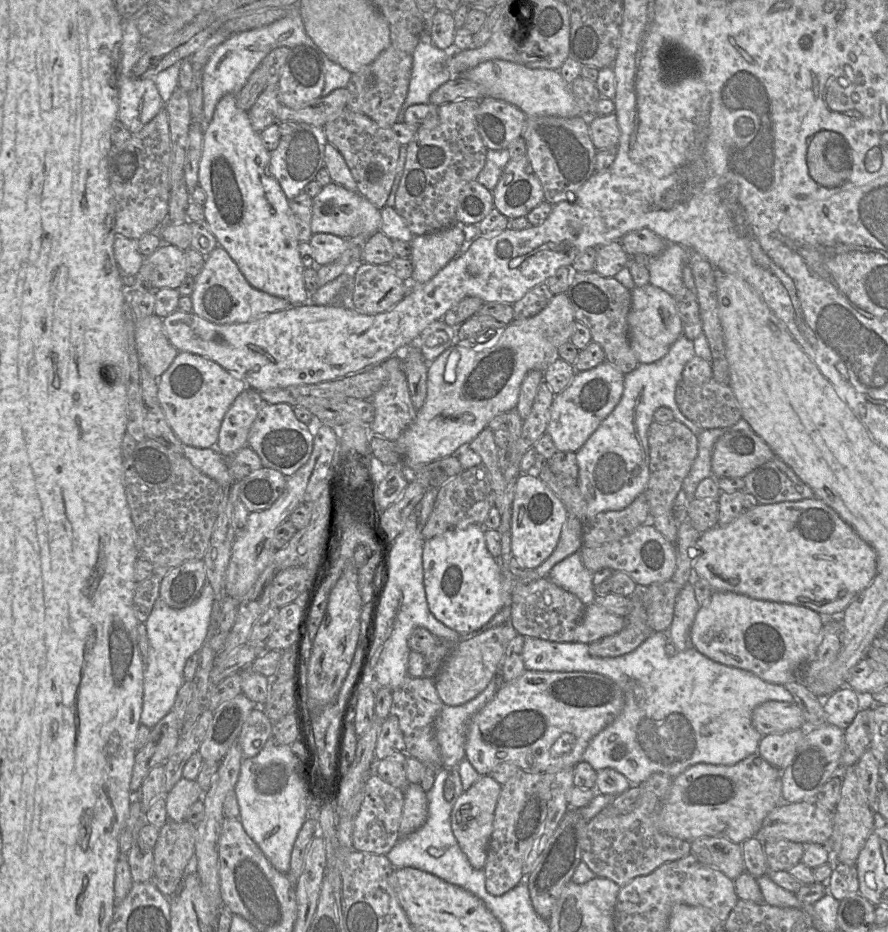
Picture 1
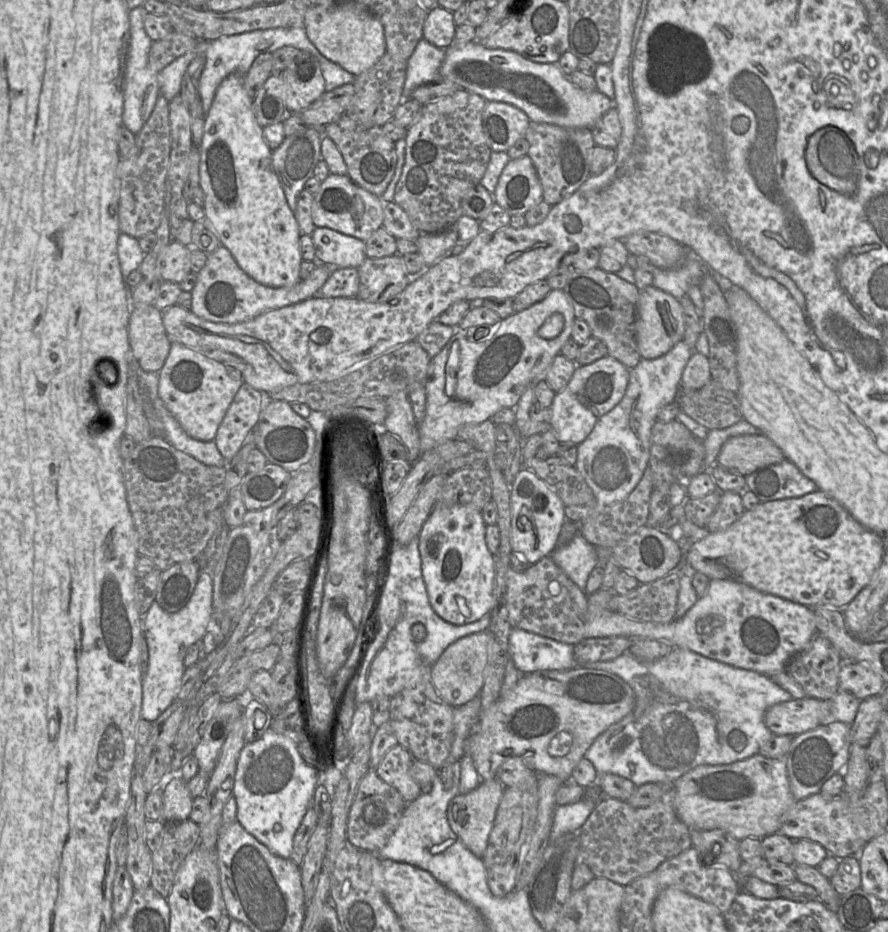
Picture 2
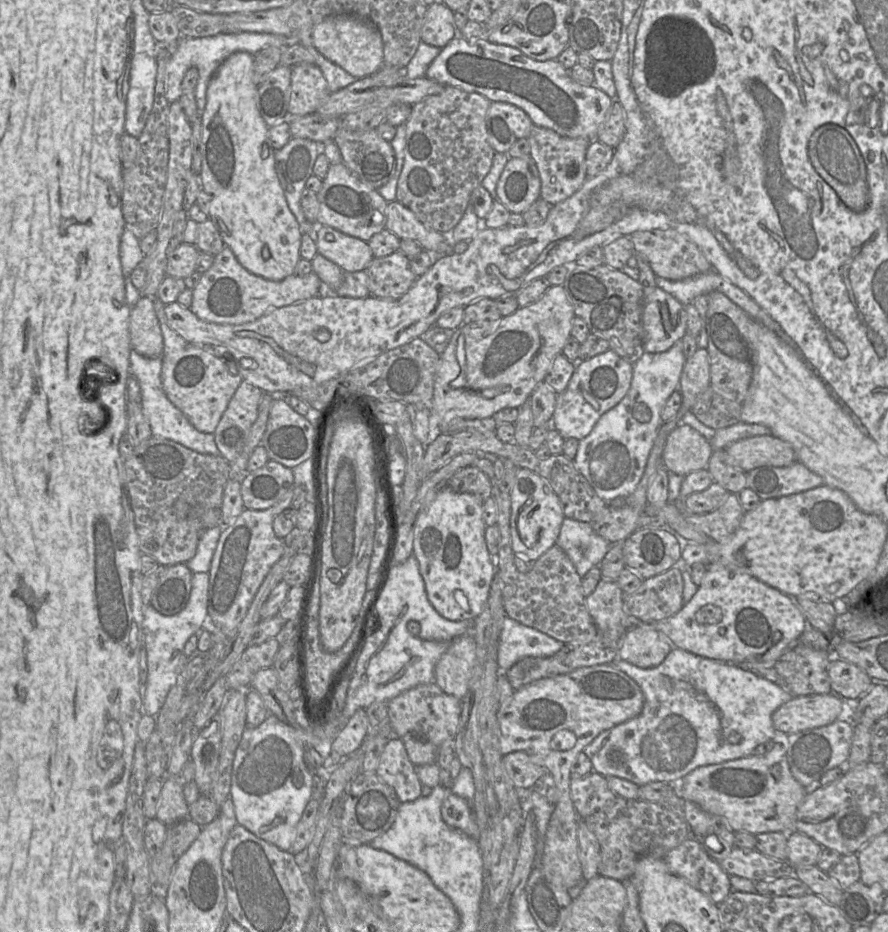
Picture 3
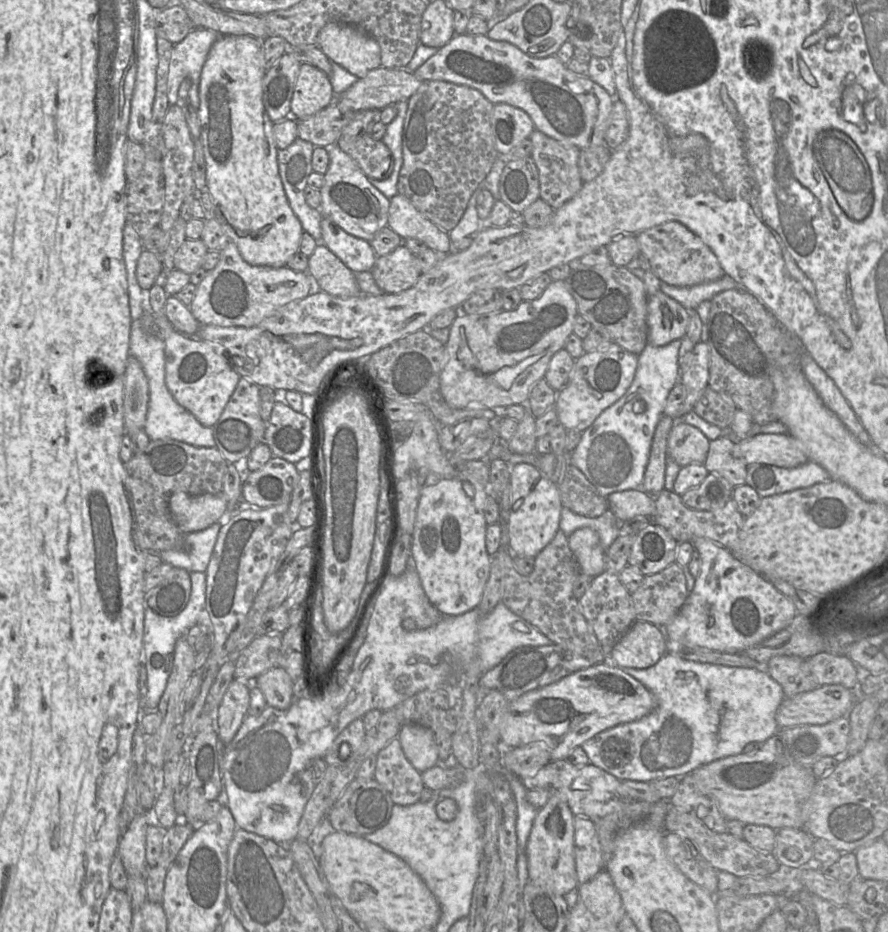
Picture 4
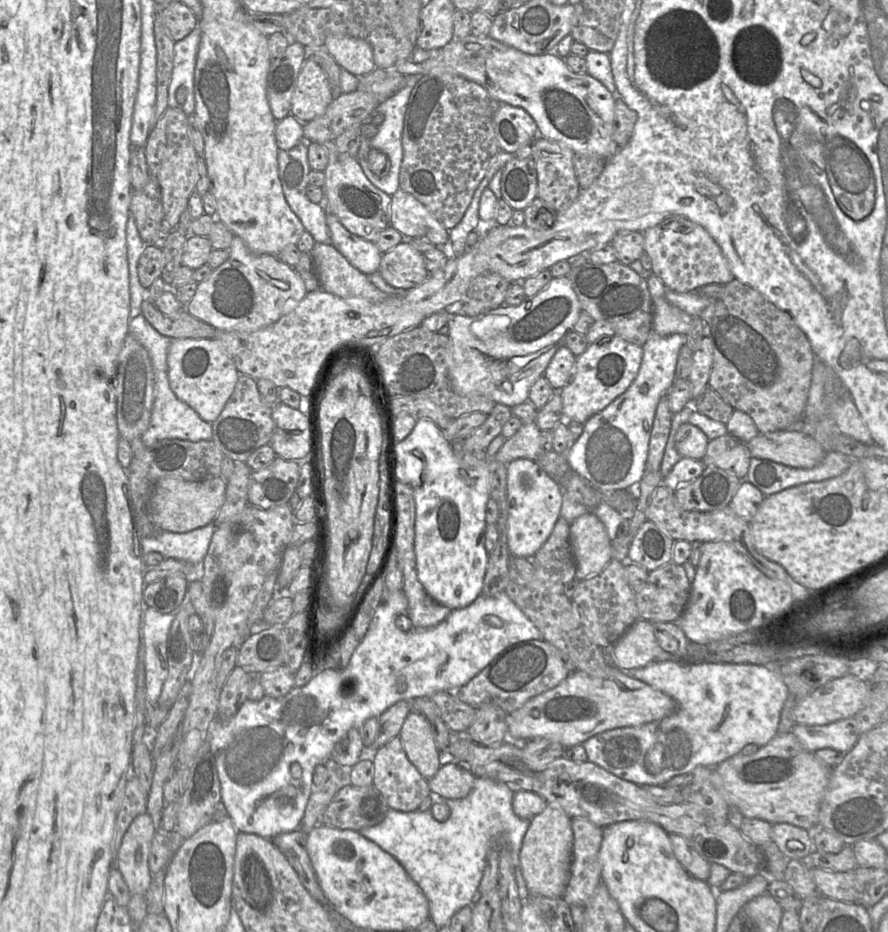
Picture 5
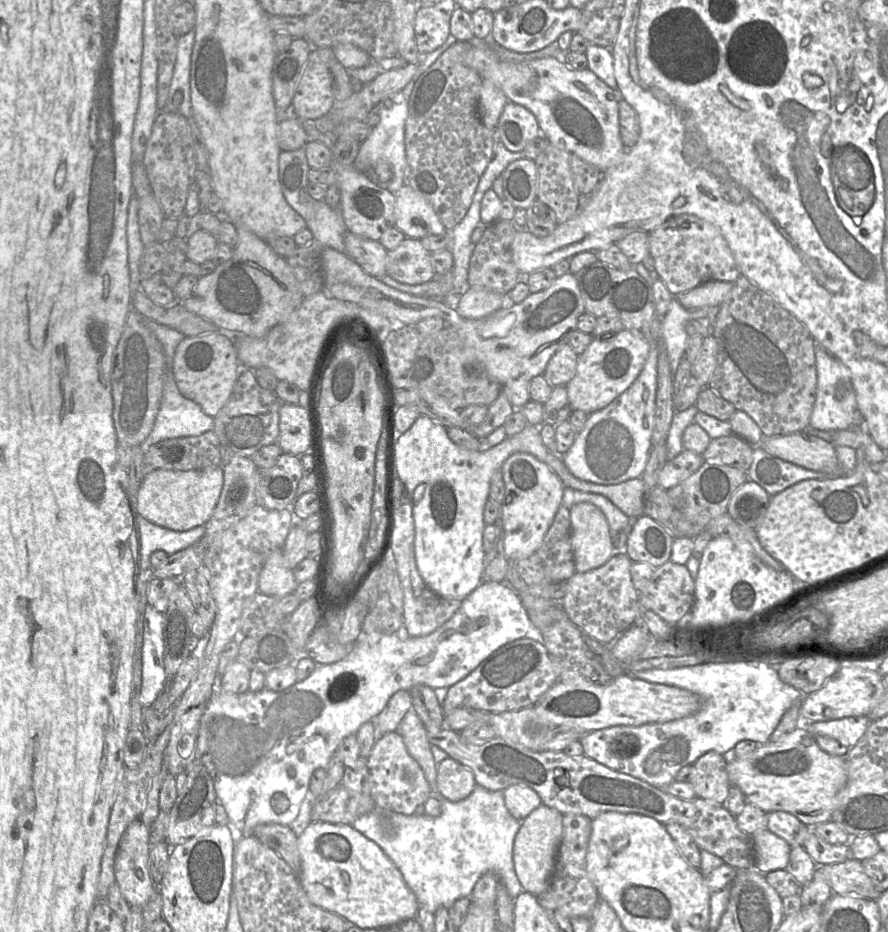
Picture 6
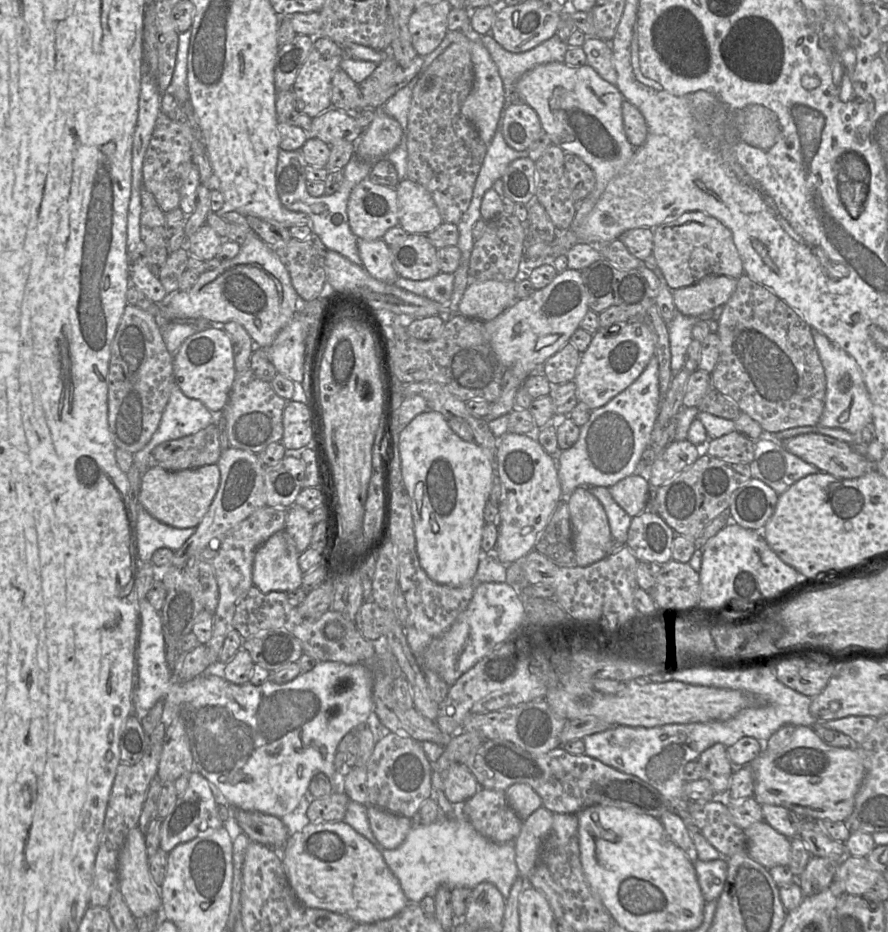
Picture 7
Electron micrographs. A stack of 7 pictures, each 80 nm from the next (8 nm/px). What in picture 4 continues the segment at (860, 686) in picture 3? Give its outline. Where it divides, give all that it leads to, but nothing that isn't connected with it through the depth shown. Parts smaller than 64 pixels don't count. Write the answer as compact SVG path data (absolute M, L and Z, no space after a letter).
M822 652L809 657L807 661L819 685L840 684L852 690L859 687L857 666L846 655Z

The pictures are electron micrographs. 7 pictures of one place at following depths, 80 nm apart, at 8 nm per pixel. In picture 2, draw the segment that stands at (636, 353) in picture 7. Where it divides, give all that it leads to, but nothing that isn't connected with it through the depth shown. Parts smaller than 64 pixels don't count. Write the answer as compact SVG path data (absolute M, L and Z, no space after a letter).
M606 355L575 369L567 386L556 393L552 403L550 430L560 443L582 443L600 417L612 410L623 398L630 370L620 361Z

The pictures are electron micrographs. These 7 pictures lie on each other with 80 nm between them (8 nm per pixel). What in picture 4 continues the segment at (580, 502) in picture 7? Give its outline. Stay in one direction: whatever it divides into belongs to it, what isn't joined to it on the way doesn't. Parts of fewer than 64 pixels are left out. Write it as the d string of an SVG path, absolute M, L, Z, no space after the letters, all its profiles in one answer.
M579 528L569 536L568 541L581 574L595 577L605 571L606 551L595 530Z

